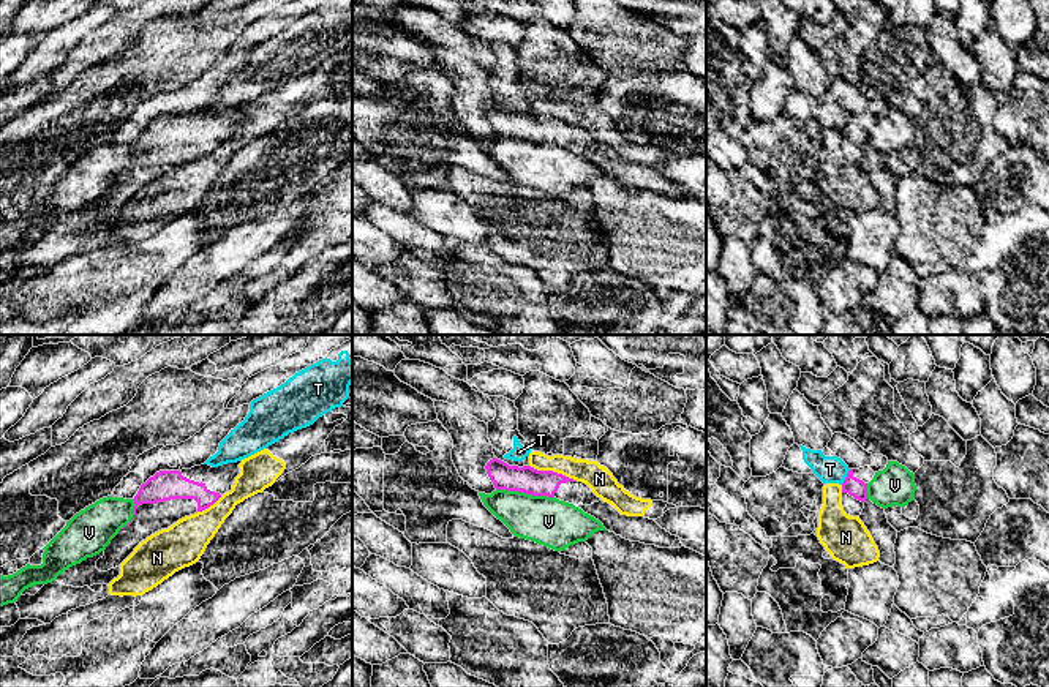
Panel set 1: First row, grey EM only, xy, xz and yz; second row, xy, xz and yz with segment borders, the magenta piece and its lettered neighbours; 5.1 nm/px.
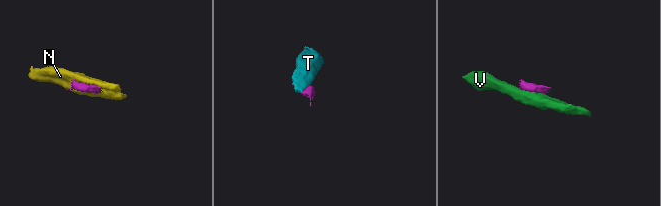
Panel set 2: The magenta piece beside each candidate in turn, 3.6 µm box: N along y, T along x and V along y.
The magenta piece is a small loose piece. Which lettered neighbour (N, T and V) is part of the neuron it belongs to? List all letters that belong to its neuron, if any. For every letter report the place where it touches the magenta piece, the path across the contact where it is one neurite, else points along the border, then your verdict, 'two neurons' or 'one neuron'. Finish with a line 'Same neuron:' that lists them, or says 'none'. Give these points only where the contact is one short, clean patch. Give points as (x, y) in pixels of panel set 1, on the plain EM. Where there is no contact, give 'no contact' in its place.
N: xz (552, 117) | along xz (530, 111), (537, 116), (552, 116), (577, 127) | two neurons
T: yz (845, 123) | along yz (850, 116), (841, 130) | two neurons
V: xz (525, 138) | two neurons
Same neuron: none

